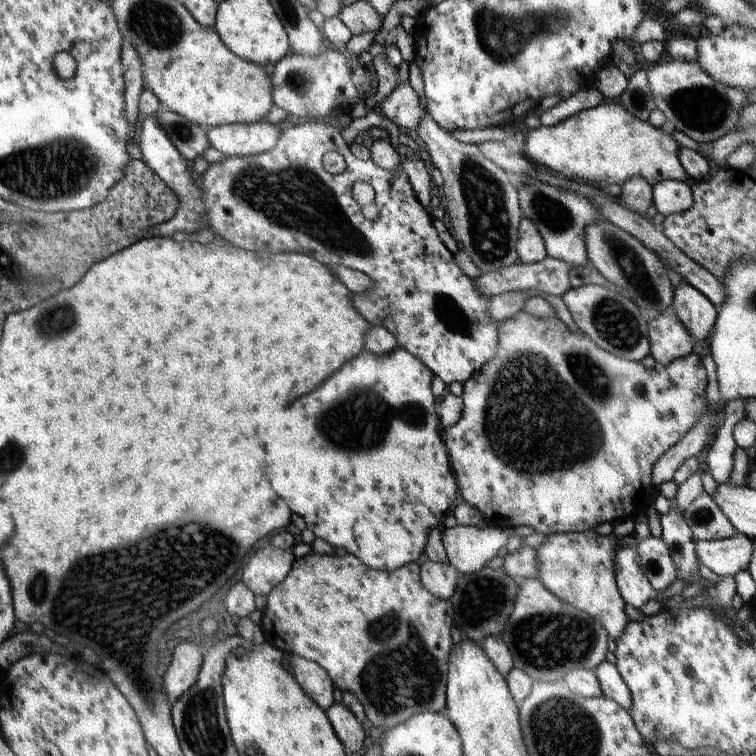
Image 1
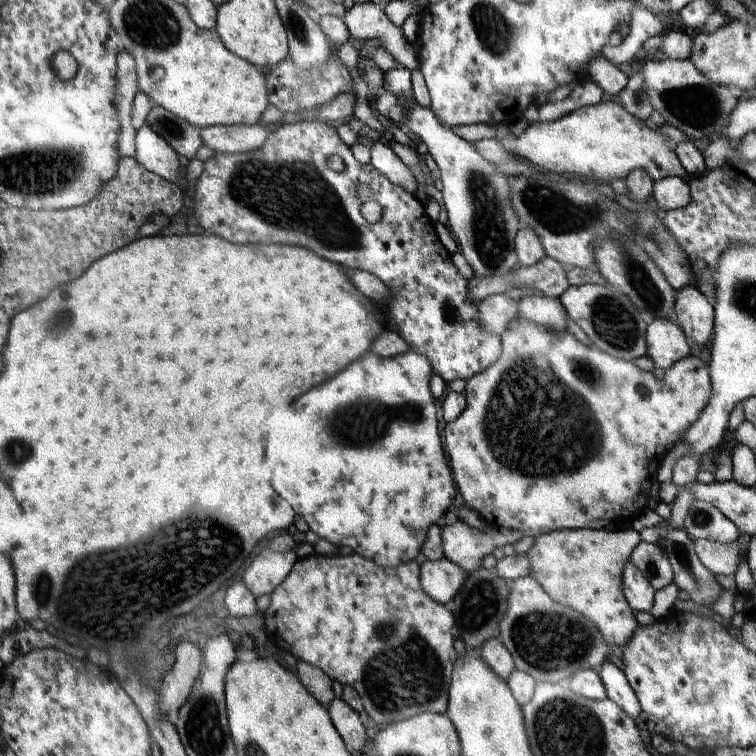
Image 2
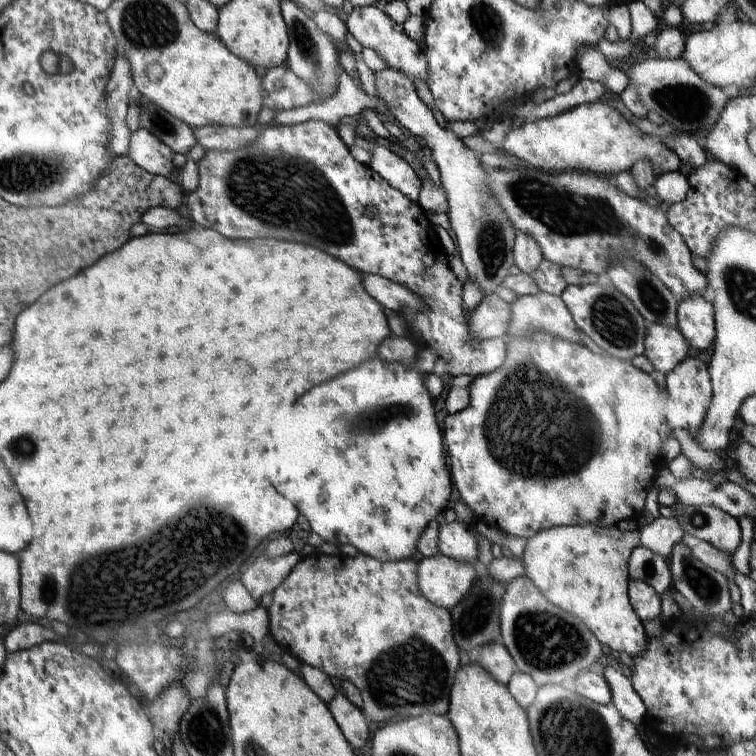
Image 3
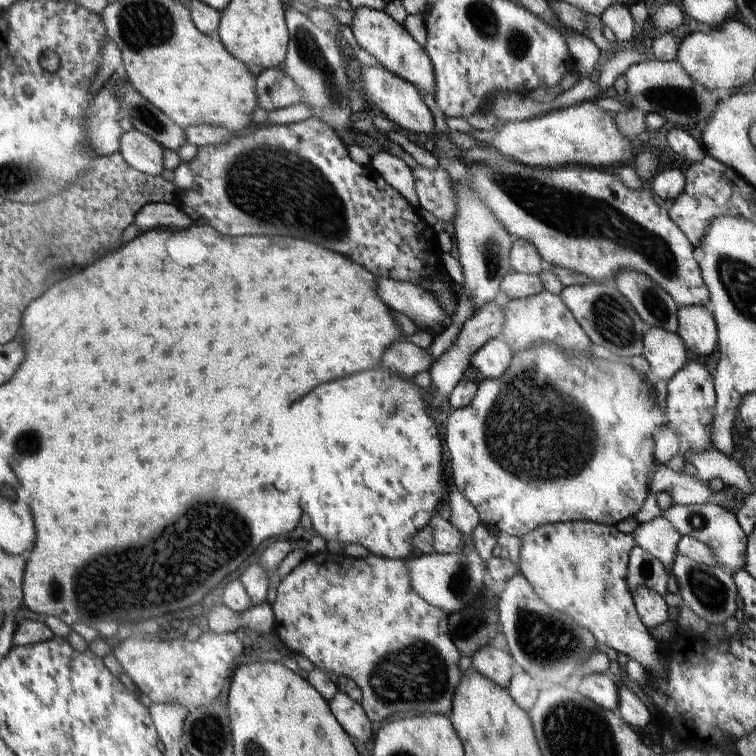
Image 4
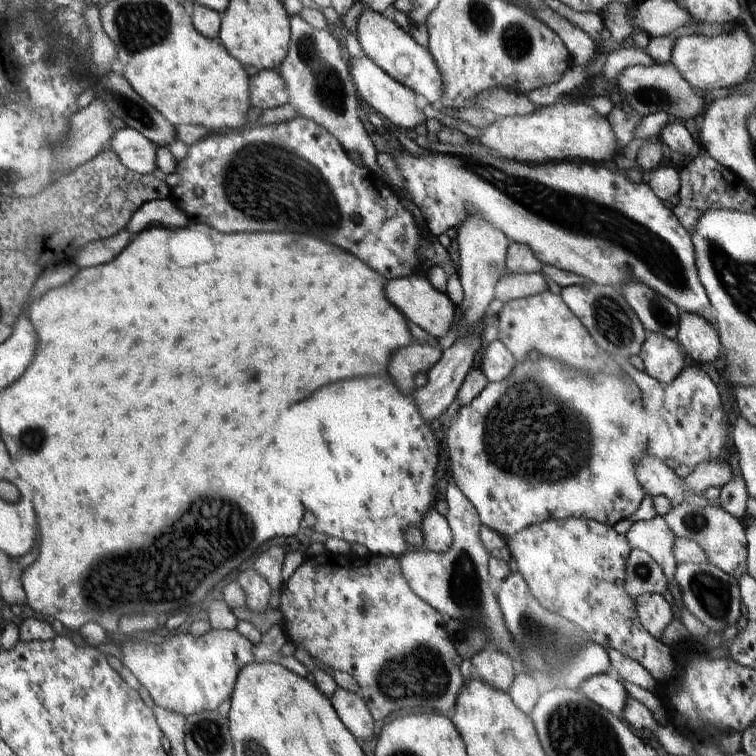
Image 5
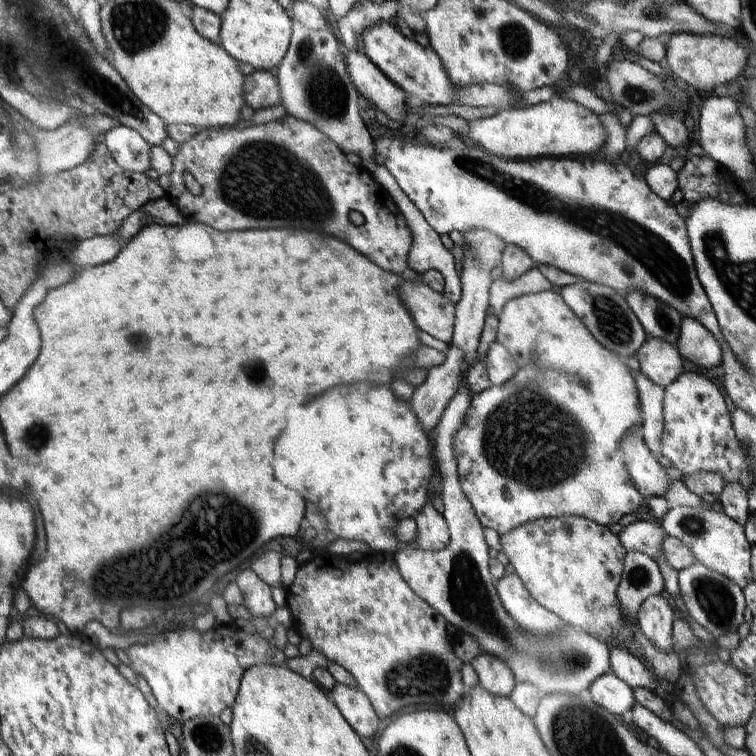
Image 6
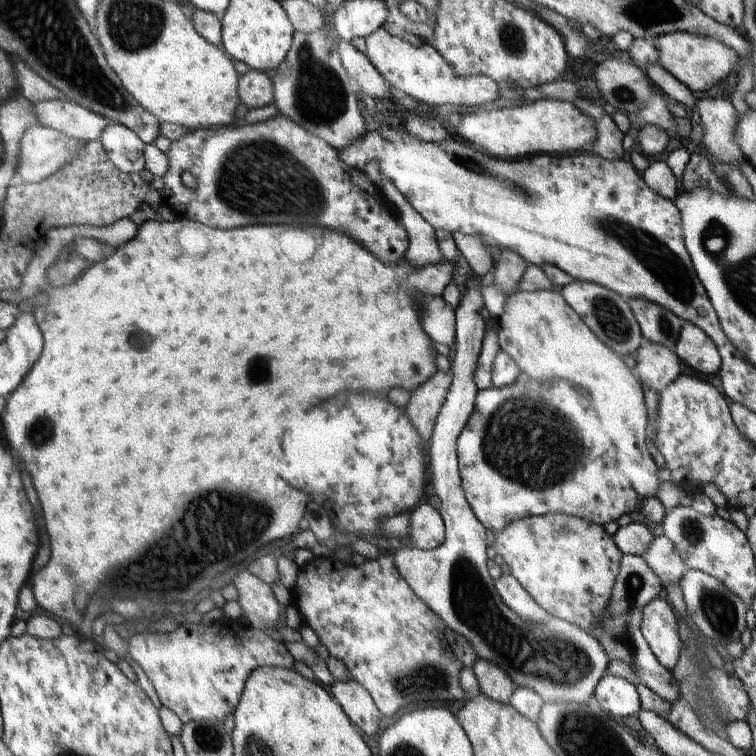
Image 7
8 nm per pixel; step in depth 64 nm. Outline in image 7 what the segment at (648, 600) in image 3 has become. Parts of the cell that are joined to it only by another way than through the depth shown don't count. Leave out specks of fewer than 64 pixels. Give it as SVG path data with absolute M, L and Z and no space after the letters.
M657 597L643 609L641 632L661 666L672 671L678 664L684 645L678 632L675 610Z

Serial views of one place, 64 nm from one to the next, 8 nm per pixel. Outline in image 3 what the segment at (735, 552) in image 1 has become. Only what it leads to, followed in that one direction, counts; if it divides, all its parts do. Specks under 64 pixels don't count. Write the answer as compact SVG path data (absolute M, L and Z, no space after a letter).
M685 534L681 540L692 550L692 554L694 554L700 562L703 562L712 570L724 574L728 580L734 580L734 578L736 578L737 572L732 564L733 558L730 554L724 554L724 552L718 550L716 546L712 546L712 544L689 534Z

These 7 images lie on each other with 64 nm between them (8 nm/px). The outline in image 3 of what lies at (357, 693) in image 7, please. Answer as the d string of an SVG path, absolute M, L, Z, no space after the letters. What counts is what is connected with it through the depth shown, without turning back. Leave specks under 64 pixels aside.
M342 693L336 695L327 705L348 744L354 748L364 746L370 738L370 728L364 720L365 713L358 710Z

